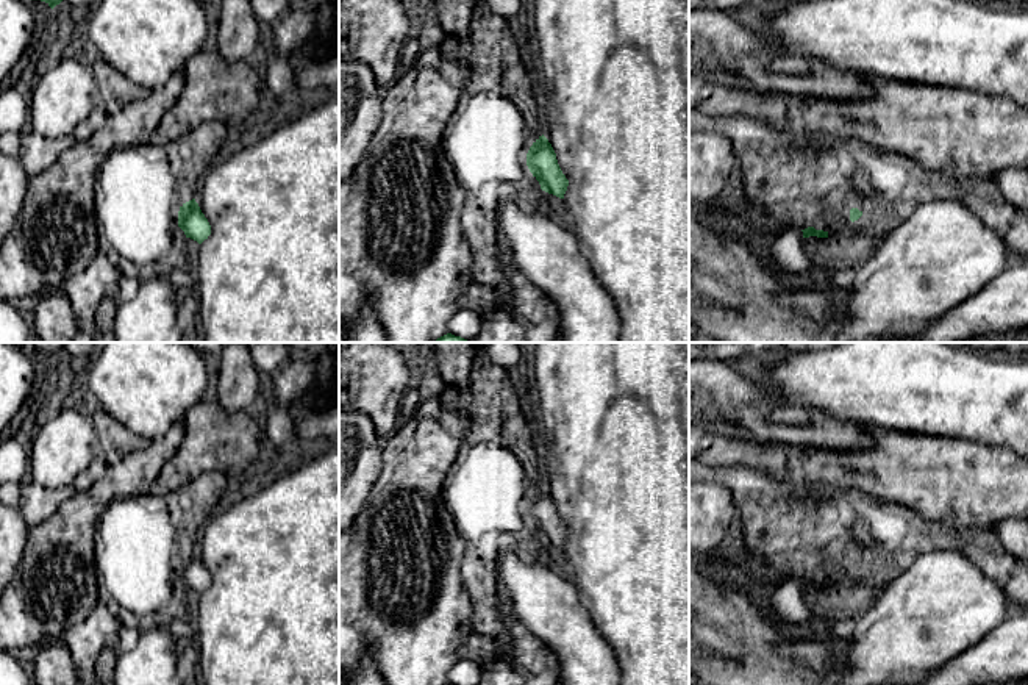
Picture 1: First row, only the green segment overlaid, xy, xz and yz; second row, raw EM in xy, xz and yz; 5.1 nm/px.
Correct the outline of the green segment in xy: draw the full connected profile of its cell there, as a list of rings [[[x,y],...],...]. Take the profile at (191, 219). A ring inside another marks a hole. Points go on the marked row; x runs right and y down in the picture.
[[[195,199],[180,206],[178,227],[184,231],[186,238],[197,241],[198,244],[211,235],[211,225]]]

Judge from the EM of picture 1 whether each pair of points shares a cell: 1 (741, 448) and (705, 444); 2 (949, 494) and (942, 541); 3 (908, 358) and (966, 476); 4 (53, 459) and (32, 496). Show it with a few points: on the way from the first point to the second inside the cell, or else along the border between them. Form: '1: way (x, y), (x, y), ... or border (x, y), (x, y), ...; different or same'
1: way (731, 448), (714, 448); same
2: border (928, 524), (939, 526), (949, 532), (980, 534); different
3: border (911, 432), (964, 438), (983, 444); different
4: border (32, 480), (50, 488), (71, 487); different

